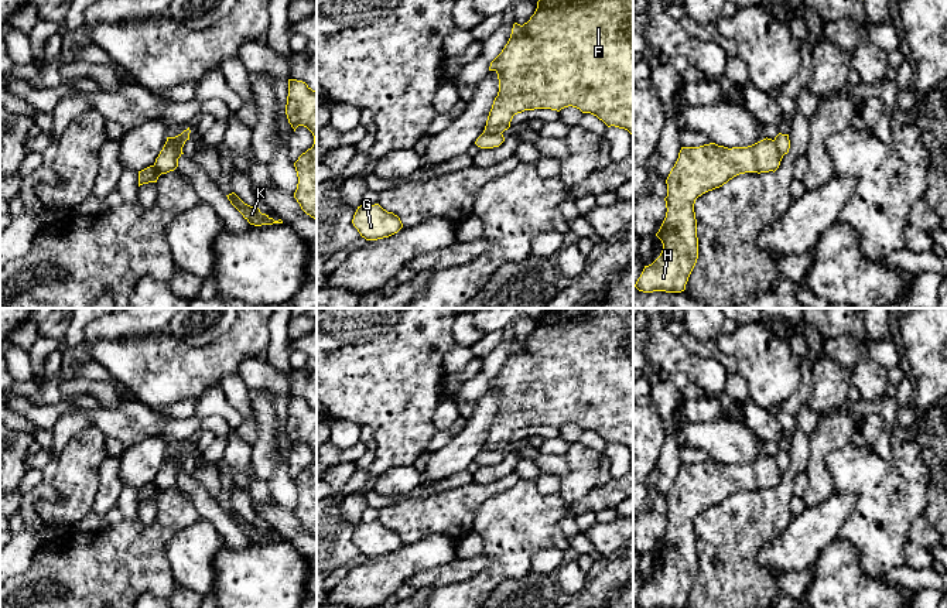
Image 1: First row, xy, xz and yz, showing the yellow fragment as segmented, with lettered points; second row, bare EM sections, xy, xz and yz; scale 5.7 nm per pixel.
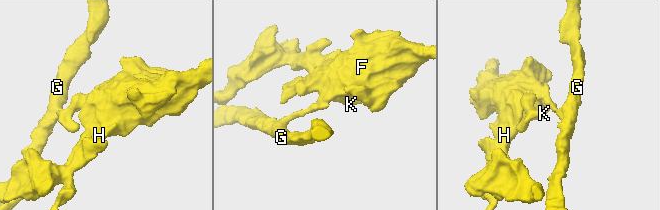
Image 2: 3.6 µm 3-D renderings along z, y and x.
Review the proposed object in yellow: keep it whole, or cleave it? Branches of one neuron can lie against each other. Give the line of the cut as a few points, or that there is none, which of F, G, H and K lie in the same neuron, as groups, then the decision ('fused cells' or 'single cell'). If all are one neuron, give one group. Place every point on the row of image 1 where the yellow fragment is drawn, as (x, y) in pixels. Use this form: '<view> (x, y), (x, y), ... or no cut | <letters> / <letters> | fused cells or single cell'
xy (164, 144), (174, 143), (181, 149) | F H K / G | fused cells

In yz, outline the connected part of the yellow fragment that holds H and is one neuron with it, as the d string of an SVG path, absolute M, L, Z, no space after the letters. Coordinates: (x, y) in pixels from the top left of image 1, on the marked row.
M767 137L748 147L728 148L715 143L700 147L681 147L678 158L666 180L667 197L664 201L667 212L656 233L663 243L663 250L652 264L645 266L635 287L643 293L684 291L698 259L697 219L694 212L695 199L708 191L722 187L739 174L775 173L782 158L783 156L779 153L775 140Z

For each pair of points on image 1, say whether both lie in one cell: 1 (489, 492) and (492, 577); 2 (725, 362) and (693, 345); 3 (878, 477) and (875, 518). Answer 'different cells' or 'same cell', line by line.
1: different cells
2: same cell
3: same cell

